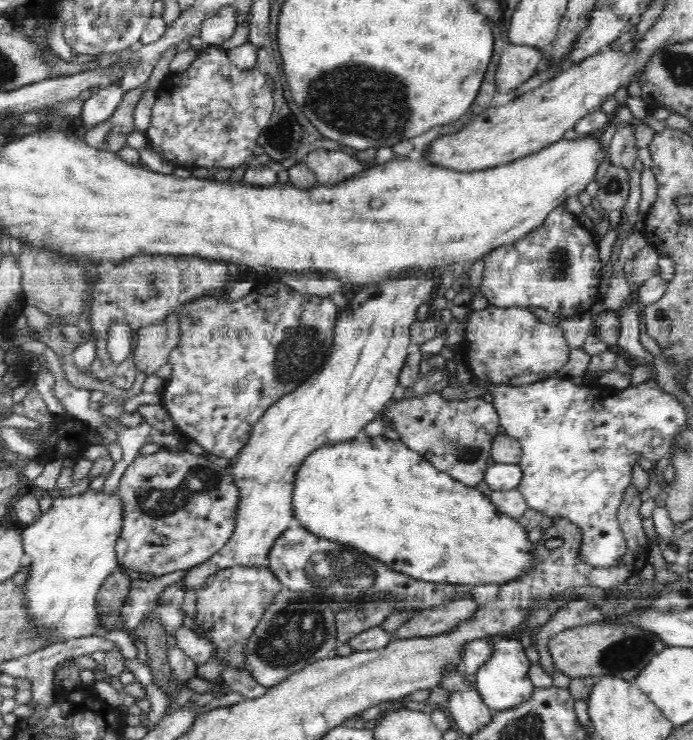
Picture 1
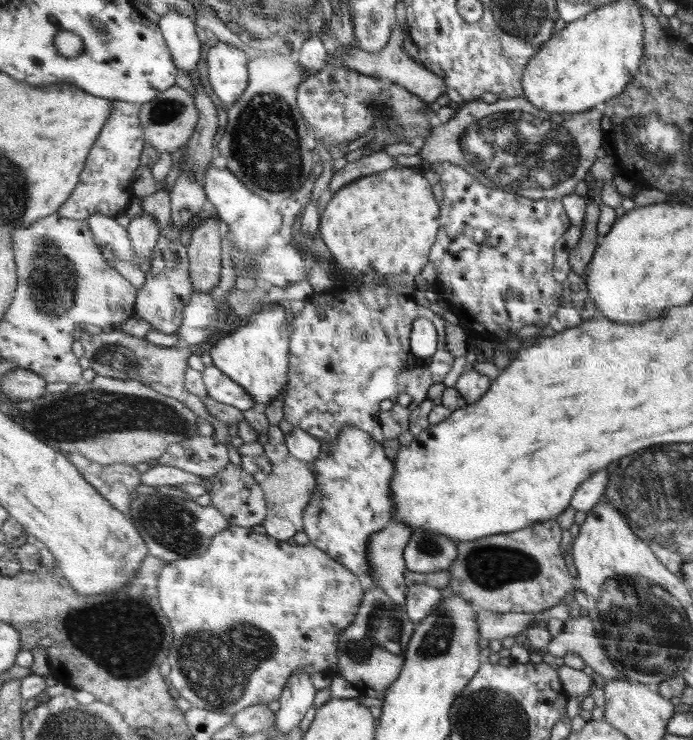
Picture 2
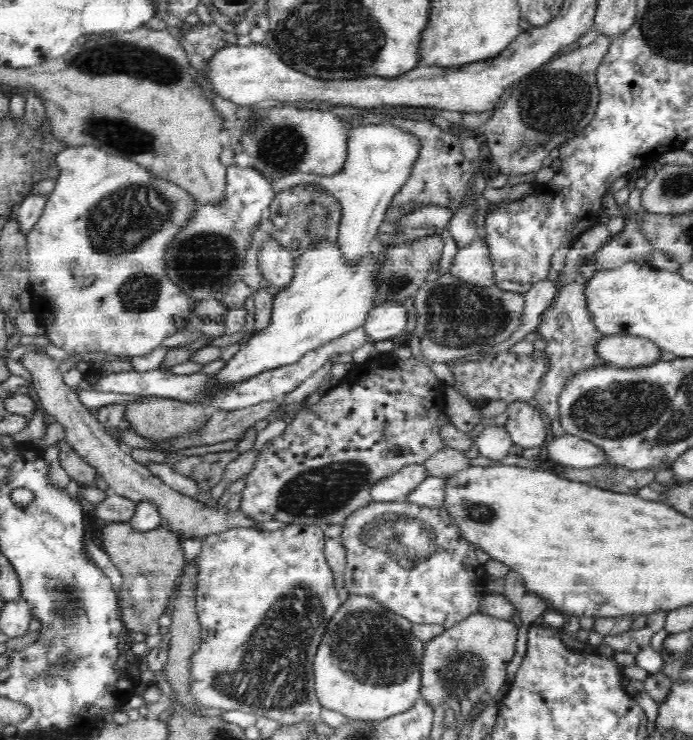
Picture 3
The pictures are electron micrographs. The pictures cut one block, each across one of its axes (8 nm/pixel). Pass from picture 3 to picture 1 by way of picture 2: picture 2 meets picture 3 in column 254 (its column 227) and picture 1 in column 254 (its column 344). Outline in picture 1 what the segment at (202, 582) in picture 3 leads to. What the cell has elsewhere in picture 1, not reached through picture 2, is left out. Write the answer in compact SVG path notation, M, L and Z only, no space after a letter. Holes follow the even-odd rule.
M266 564L234 565L218 570L206 578L202 588L197 591L195 623L188 627L182 626L176 632L176 646L192 658L197 667L208 662L212 655L217 655L223 668L245 669L250 638L274 602L274 597L284 589L280 579Z

